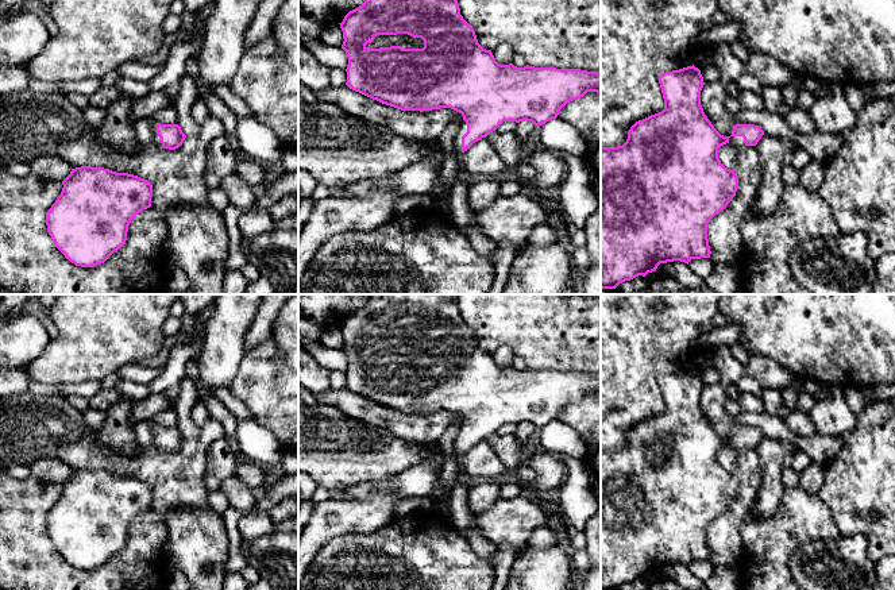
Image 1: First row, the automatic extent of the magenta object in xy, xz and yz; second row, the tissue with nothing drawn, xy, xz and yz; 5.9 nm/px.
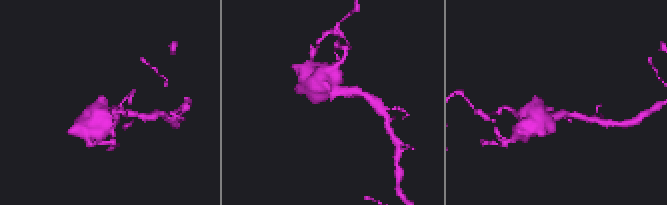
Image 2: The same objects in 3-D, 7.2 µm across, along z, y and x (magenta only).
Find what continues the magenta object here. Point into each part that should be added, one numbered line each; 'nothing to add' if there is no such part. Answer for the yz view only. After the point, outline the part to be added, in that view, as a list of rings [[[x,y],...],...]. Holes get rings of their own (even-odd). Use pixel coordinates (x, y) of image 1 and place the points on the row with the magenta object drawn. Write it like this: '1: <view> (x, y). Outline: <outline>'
1: yz (737, 142). Outline: [[[730,136],[729,143],[737,147],[738,150],[747,147],[742,136]]]

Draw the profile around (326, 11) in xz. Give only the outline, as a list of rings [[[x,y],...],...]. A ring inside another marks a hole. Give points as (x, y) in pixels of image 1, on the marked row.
[[[298,0],[298,12],[327,24],[342,23],[344,16],[366,0]]]

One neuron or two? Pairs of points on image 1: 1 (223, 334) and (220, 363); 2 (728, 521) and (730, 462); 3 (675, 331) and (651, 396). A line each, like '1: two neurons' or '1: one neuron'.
1: one neuron
2: two neurons
3: one neuron

